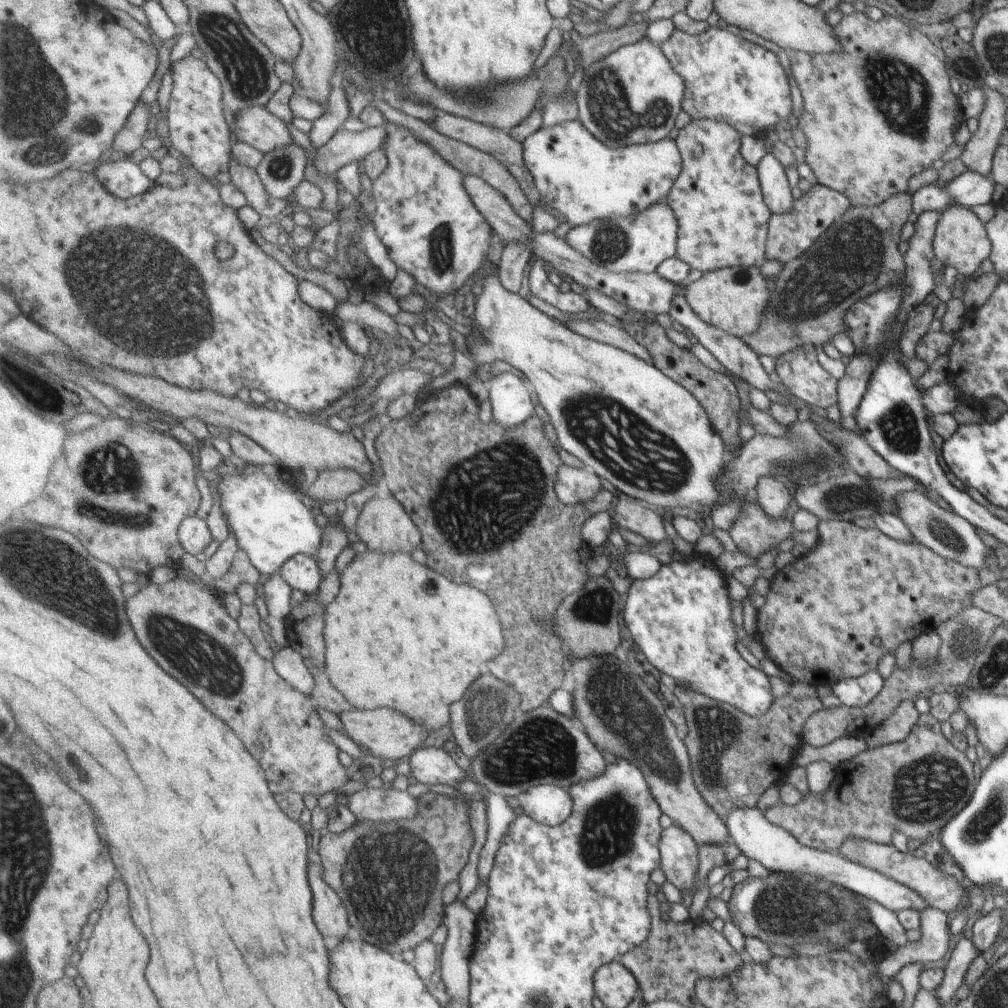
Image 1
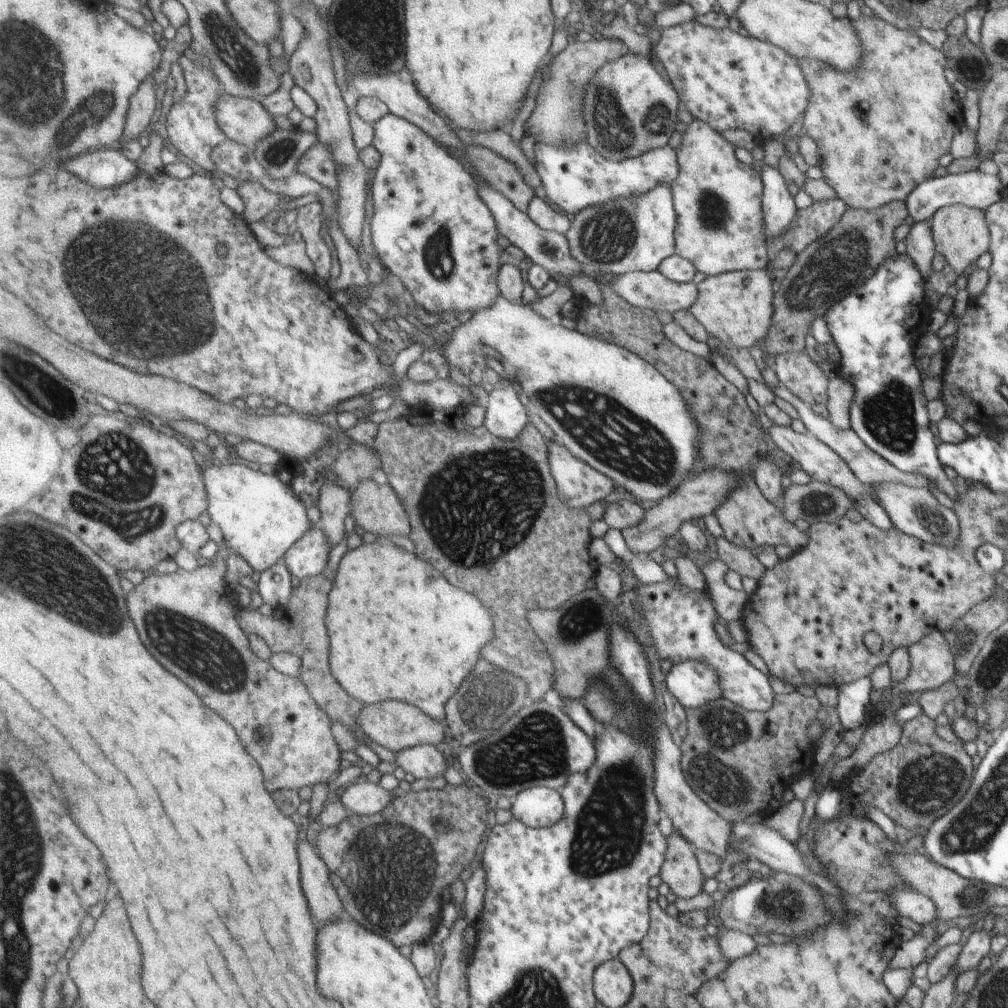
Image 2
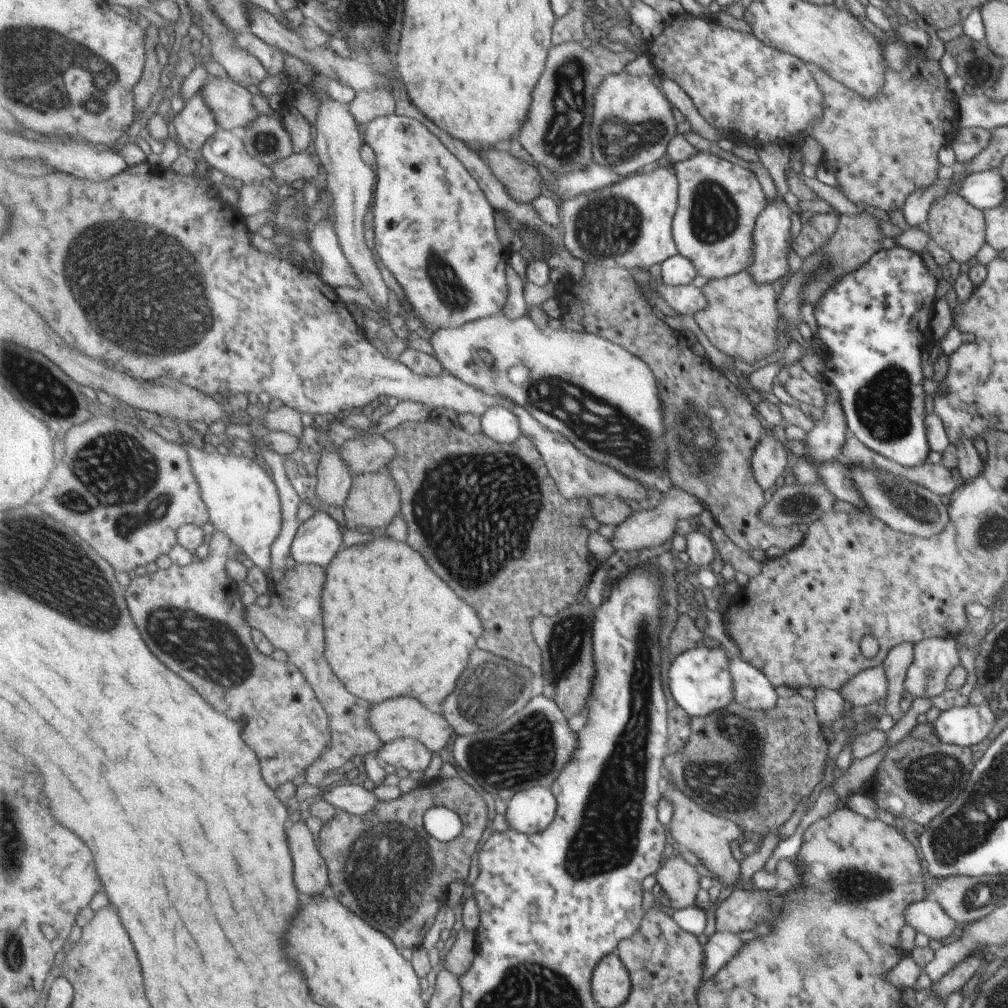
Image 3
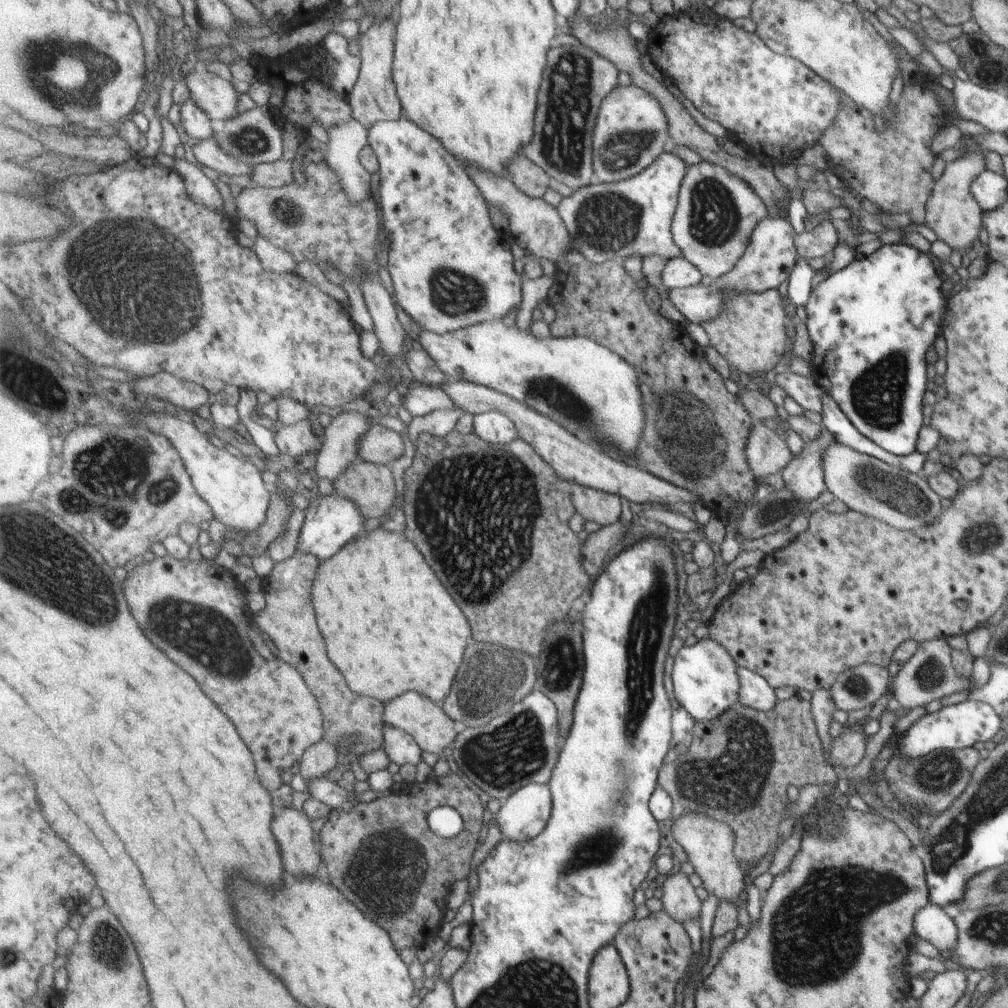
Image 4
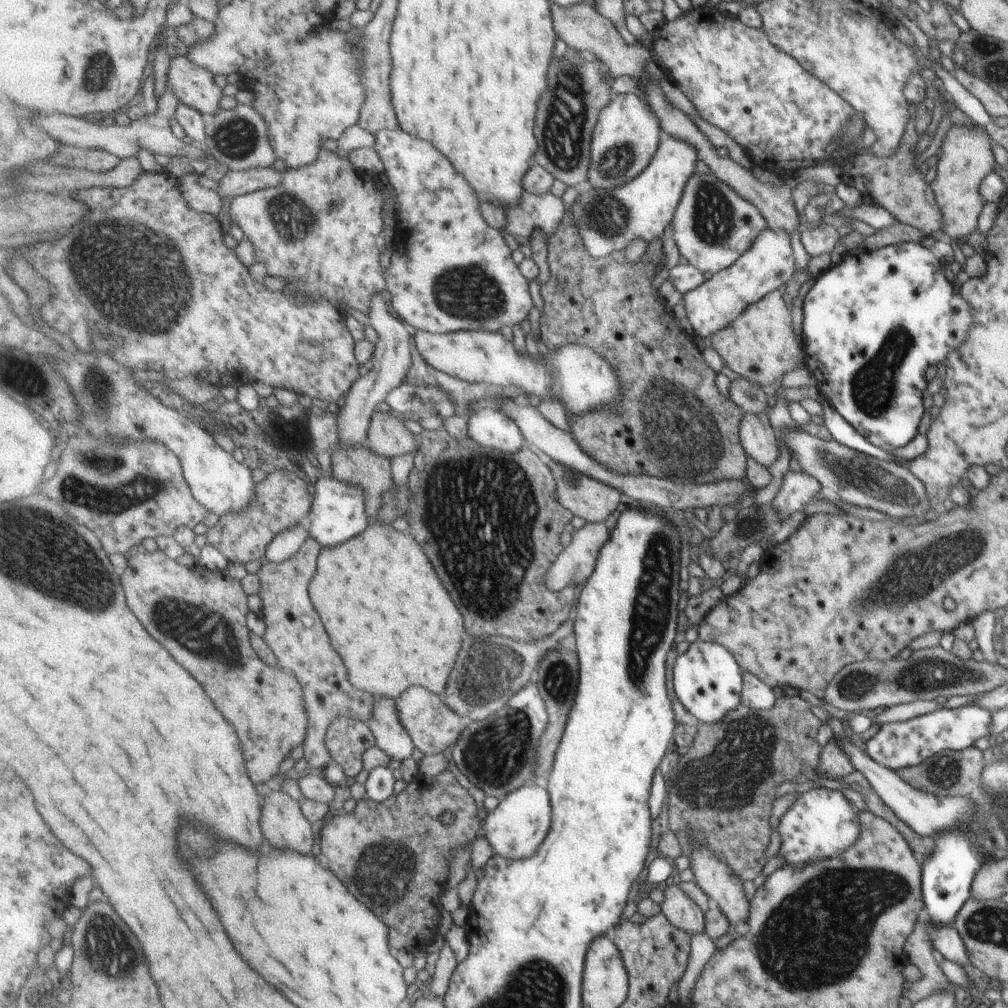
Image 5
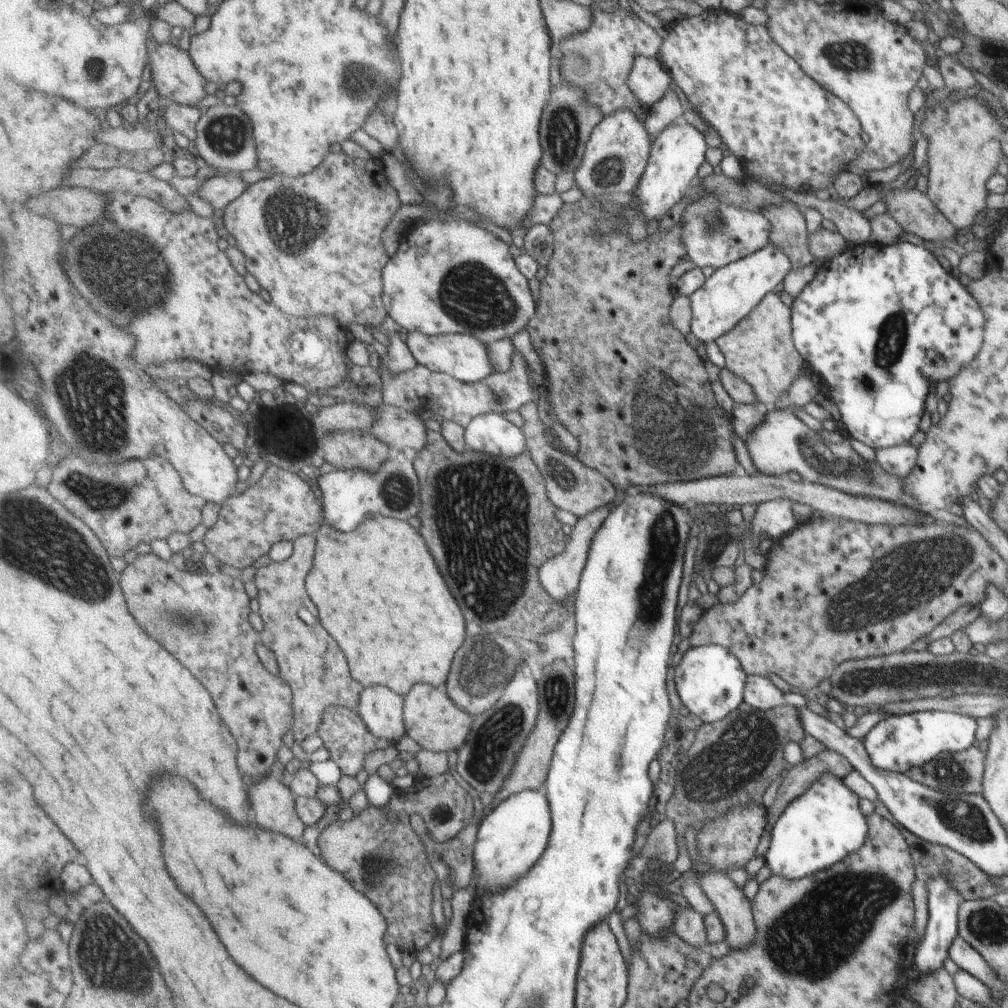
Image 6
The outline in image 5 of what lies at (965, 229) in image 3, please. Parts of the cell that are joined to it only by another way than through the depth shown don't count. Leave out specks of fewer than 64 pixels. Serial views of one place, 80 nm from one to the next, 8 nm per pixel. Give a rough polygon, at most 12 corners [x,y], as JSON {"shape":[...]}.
{"shape":[[949,126],[929,186],[941,232],[971,234],[993,166],[990,134]]}

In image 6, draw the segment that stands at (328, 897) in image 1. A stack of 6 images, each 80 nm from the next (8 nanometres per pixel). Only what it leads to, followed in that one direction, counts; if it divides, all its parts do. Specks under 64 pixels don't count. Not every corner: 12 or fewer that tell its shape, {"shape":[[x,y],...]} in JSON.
{"shape":[[277,776],[251,786],[255,820],[300,840],[294,793]]}

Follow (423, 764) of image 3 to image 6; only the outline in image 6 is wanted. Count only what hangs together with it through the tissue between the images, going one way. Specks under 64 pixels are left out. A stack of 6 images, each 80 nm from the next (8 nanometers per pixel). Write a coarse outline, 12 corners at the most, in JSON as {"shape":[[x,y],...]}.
{"shape":[[364,688],[357,711],[393,747],[406,734],[404,697]]}

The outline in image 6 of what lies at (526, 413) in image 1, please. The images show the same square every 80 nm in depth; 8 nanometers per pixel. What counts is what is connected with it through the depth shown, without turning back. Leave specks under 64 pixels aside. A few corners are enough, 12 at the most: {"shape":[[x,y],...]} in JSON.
{"shape":[[497,413],[475,417],[467,449],[514,459],[527,453],[521,427]]}

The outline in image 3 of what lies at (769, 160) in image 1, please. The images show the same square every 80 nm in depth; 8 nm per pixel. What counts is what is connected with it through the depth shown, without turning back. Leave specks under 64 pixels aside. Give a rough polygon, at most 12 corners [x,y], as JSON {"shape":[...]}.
{"shape":[[777,192],[753,230],[745,270],[756,285],[778,284],[787,265],[792,213]]}

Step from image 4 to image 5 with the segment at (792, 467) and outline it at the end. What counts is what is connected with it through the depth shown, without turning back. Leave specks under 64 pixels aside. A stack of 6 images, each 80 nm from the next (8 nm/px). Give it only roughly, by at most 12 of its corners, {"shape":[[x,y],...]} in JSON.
{"shape":[[803,470],[785,472],[770,503],[785,522],[823,489]]}

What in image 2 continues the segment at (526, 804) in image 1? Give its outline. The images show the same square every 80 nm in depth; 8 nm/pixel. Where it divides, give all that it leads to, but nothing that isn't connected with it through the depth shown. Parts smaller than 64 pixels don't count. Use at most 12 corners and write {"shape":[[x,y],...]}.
{"shape":[[533,787],[513,800],[514,818],[534,829],[565,816],[558,790]]}

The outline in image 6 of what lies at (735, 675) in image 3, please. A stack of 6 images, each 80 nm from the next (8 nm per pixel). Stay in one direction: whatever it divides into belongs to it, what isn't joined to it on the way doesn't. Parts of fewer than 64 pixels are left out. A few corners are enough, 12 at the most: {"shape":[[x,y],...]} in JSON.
{"shape":[[746,675],[742,700],[762,711],[806,707],[800,693],[782,692],[767,677]]}

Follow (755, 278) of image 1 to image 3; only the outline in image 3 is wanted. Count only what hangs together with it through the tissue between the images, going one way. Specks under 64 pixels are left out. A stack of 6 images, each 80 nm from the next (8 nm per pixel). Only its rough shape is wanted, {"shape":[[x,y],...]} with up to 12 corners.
{"shape":[[743,270],[711,279],[692,318],[714,347],[750,365],[773,354],[772,286]]}

